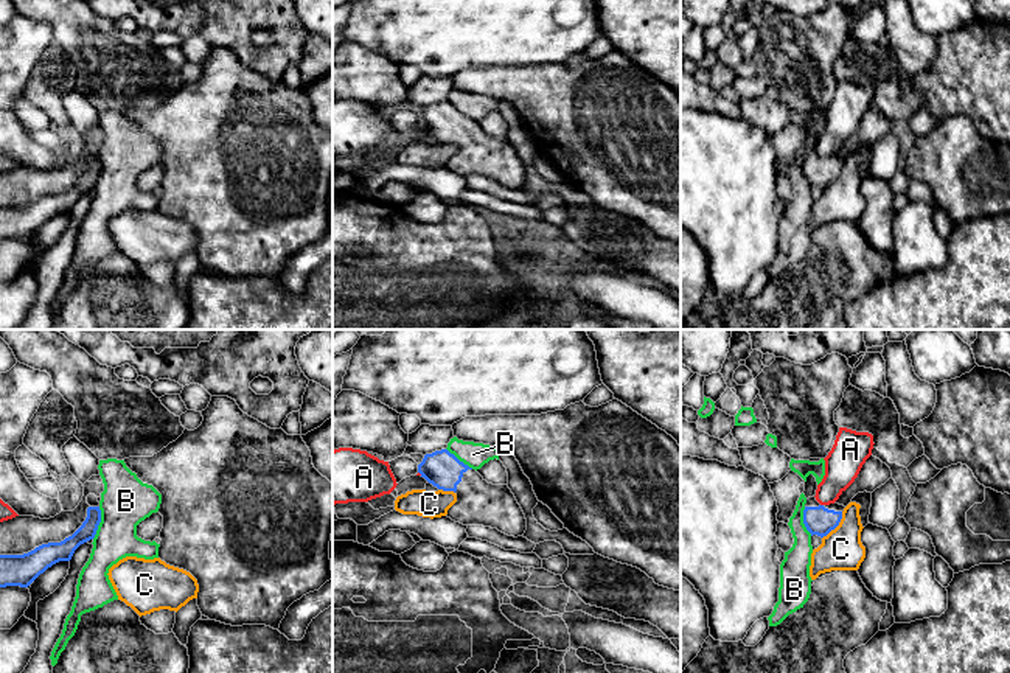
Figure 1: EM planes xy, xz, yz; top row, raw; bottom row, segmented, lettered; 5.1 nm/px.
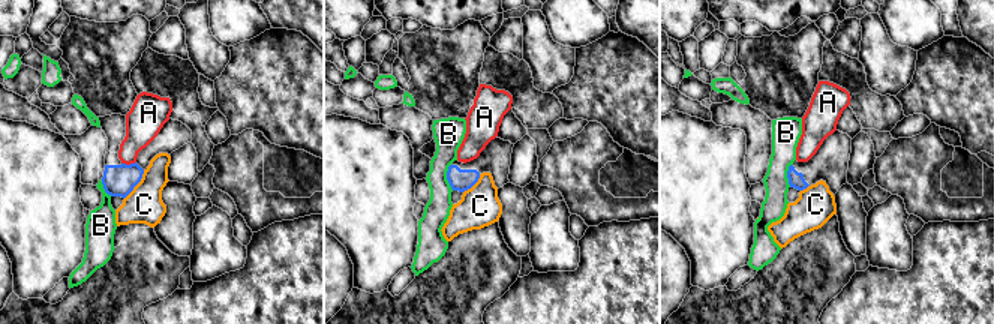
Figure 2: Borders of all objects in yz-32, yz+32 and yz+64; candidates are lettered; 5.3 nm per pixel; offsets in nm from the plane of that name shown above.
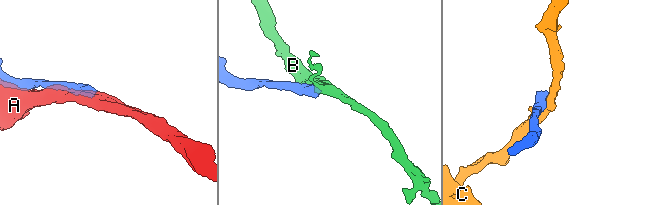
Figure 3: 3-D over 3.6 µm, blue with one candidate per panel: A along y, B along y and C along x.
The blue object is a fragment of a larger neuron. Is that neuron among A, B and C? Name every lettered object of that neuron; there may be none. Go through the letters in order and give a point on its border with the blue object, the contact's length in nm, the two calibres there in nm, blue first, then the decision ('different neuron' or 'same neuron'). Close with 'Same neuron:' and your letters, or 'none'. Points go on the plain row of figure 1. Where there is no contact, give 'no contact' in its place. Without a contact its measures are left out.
A: xz (420, 125) | 30 nm | 190/20 nm | different neuron
B: xy (100, 173) | 170 nm | 100/260 nm | different neuron
C: yz (836, 177) | 180 nm | 150/220 nm | different neuron
Same neuron: none

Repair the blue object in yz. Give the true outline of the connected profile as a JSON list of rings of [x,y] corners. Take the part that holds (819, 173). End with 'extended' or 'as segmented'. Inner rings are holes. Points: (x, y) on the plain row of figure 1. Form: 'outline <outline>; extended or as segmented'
outline [[[814,148],[808,149],[803,162],[803,176],[811,188],[817,187],[824,190],[839,177],[844,160],[844,157],[836,154],[820,157]]]; extended

